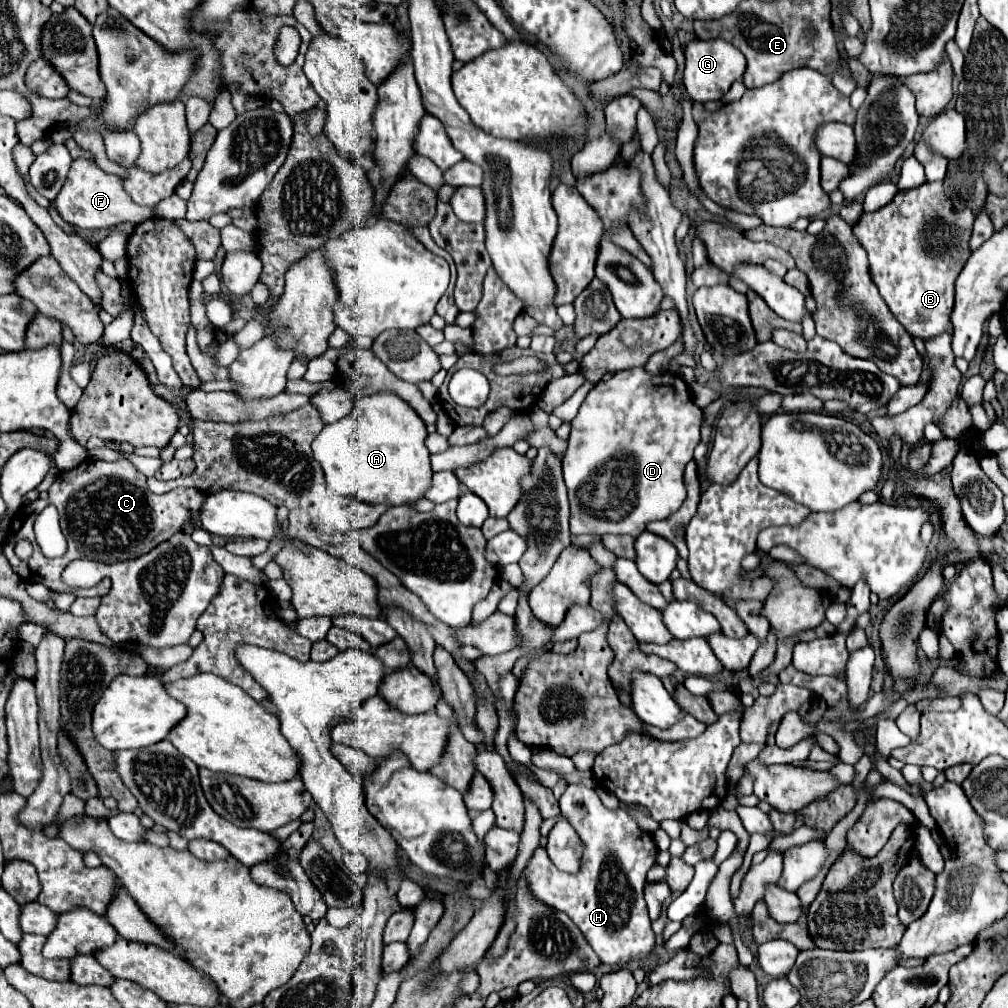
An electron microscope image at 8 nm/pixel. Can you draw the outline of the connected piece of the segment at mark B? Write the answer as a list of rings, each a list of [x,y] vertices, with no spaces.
[[[934,181],[934,183],[924,183],[916,189],[898,191],[888,205],[884,205],[874,213],[864,213],[858,219],[858,223],[852,227],[854,237],[868,253],[870,277],[874,285],[878,287],[888,309],[894,313],[894,317],[904,325],[904,329],[912,337],[930,339],[940,333],[952,331],[950,313],[954,307],[954,283],[960,271],[964,269],[968,257],[972,255],[968,247],[972,225],[974,225],[974,211],[972,209],[956,211],[944,193],[942,181]]]

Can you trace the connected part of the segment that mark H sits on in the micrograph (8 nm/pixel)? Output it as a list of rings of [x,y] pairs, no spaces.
[[[568,785],[560,797],[560,807],[562,815],[576,827],[584,843],[580,871],[558,871],[552,867],[546,849],[538,847],[524,869],[528,893],[538,903],[564,911],[602,963],[626,965],[628,961],[646,961],[654,947],[654,931],[644,901],[646,873],[656,863],[658,855],[652,833],[640,829],[638,821],[628,811],[608,809],[598,793],[584,785]]]

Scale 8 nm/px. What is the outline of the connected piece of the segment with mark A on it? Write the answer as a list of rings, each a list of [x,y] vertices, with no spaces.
[[[378,393],[370,397],[358,397],[354,409],[336,421],[334,425],[326,425],[312,443],[312,453],[316,461],[320,461],[328,487],[344,497],[356,497],[368,505],[386,505],[412,507],[414,501],[422,499],[432,485],[432,467],[430,453],[424,445],[426,425],[422,425],[420,417],[394,393]]]

